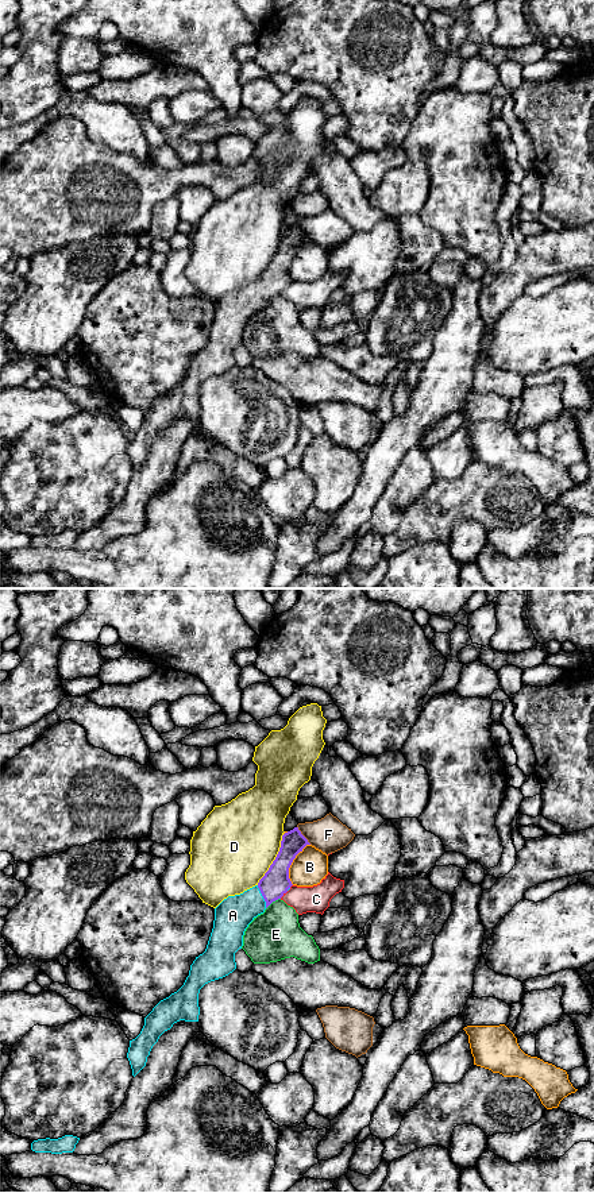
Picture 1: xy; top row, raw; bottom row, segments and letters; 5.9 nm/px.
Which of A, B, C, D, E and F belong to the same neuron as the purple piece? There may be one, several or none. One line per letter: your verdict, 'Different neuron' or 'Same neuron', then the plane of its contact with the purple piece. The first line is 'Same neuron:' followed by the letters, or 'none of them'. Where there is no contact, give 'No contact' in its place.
Same neuron: A
A: Same neuron. Touches purple in xy
B: Different neuron. Touches purple in xy
C: Different neuron. Touches purple in xy
D: Different neuron. Touches purple in xy
E: Different neuron. Touches purple in xy
F: Different neuron. Touches purple in xy

